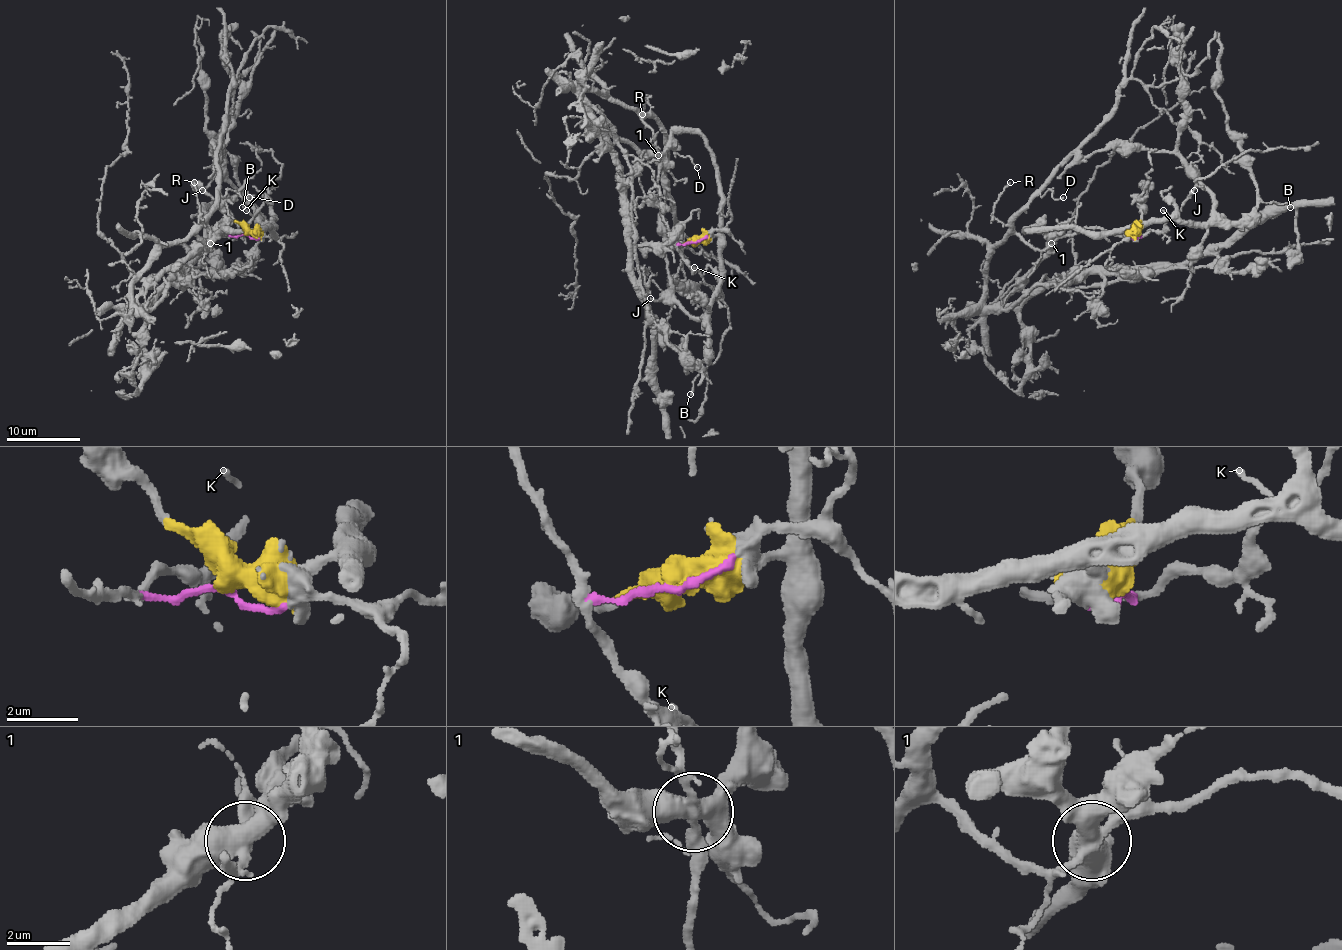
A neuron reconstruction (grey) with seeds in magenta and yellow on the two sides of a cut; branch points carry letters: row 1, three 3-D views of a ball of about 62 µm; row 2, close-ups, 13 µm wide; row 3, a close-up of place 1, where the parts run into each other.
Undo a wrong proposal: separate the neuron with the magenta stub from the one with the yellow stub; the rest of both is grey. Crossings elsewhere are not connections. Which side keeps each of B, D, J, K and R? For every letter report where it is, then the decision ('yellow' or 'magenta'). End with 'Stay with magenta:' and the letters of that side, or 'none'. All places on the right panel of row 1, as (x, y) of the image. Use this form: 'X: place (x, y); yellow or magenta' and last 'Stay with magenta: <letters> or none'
B: place (1290, 207); yellow
D: place (1063, 197); magenta
J: place (1194, 190); yellow
K: place (1163, 210); magenta
R: place (1010, 182); magenta
Stay with magenta: D, K, R

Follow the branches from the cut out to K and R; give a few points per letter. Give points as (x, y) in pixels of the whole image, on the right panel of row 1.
K: (1138, 233), (1160, 232), (1170, 217), (1162, 209)
R: (1138, 233), (1118, 235), (1099, 228), (1060, 233), (1045, 248), (1034, 250), (993, 215), (993, 204), (1010, 182)

